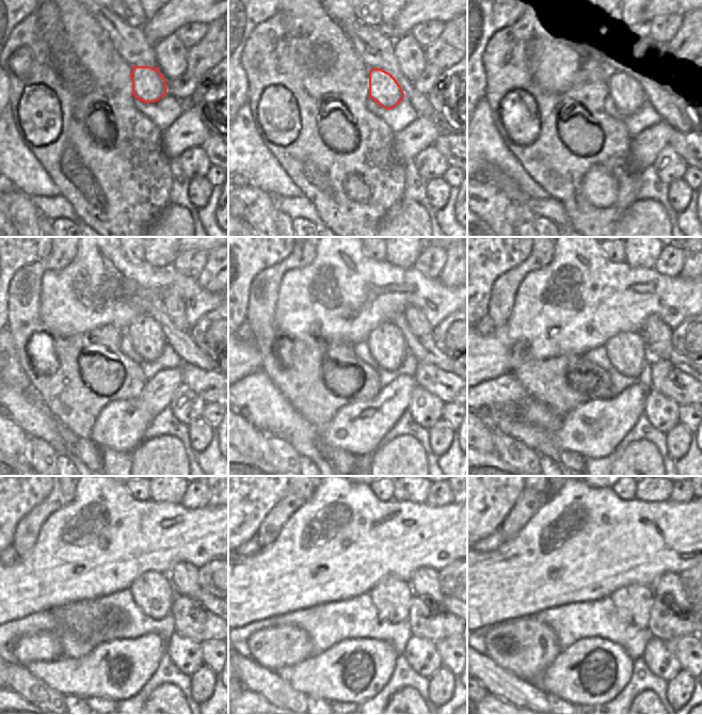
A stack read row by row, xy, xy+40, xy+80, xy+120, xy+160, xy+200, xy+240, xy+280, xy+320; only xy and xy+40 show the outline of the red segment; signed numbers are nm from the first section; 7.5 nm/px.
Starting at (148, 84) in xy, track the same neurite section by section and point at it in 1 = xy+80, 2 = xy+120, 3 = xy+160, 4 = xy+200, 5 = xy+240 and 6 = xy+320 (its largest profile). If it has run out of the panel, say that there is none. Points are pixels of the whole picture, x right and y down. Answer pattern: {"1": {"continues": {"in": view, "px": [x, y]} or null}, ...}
{"1": {"continues": {"in": "xy+80", "px": [627, 97]}}, "2": {"continues": {"in": "xy+120", "px": [148, 340]}}, "3": {"continues": {"in": "xy+160", "px": [386, 343]}}, "4": {"continues": {"in": "xy+200", "px": [628, 352]}}, "5": {"continues": {"in": "xy+240", "px": [153, 592]}}, "6": {"continues": {"in": "xy+320", "px": [633, 603]}}}

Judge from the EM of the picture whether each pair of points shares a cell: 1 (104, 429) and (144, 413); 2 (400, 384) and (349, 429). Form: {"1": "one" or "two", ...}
{"1": "one", "2": "one"}

